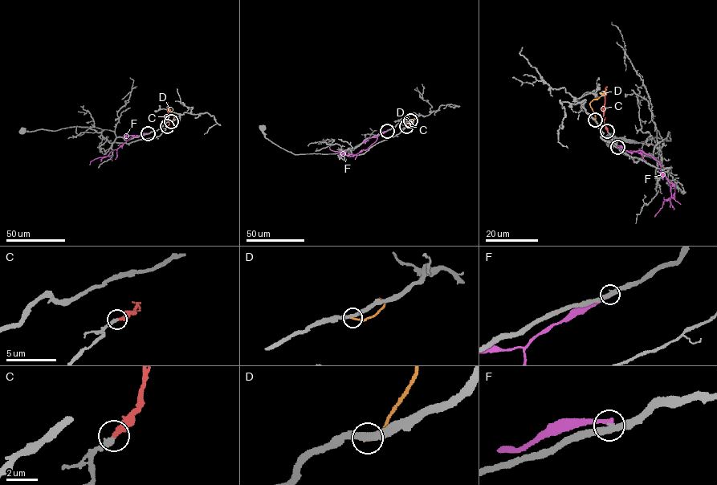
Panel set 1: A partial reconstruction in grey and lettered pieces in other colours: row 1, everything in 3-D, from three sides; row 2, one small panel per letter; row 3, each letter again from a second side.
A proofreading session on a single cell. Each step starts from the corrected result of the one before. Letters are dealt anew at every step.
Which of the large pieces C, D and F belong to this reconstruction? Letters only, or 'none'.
C

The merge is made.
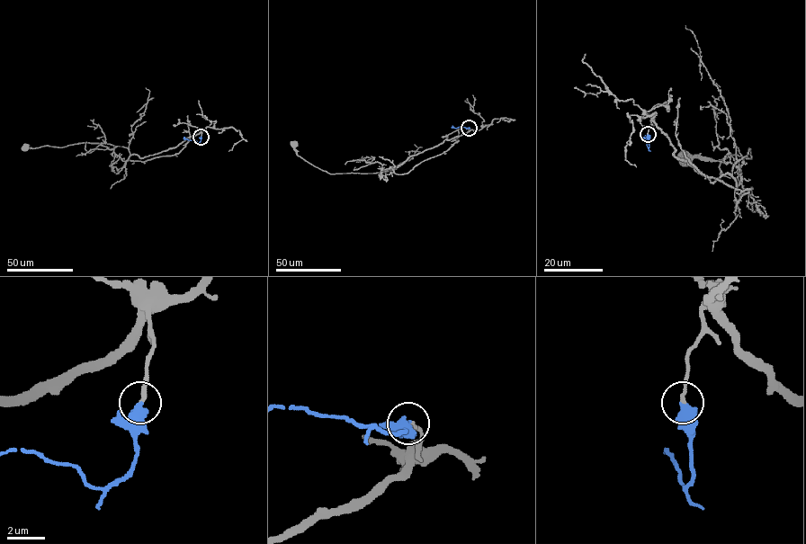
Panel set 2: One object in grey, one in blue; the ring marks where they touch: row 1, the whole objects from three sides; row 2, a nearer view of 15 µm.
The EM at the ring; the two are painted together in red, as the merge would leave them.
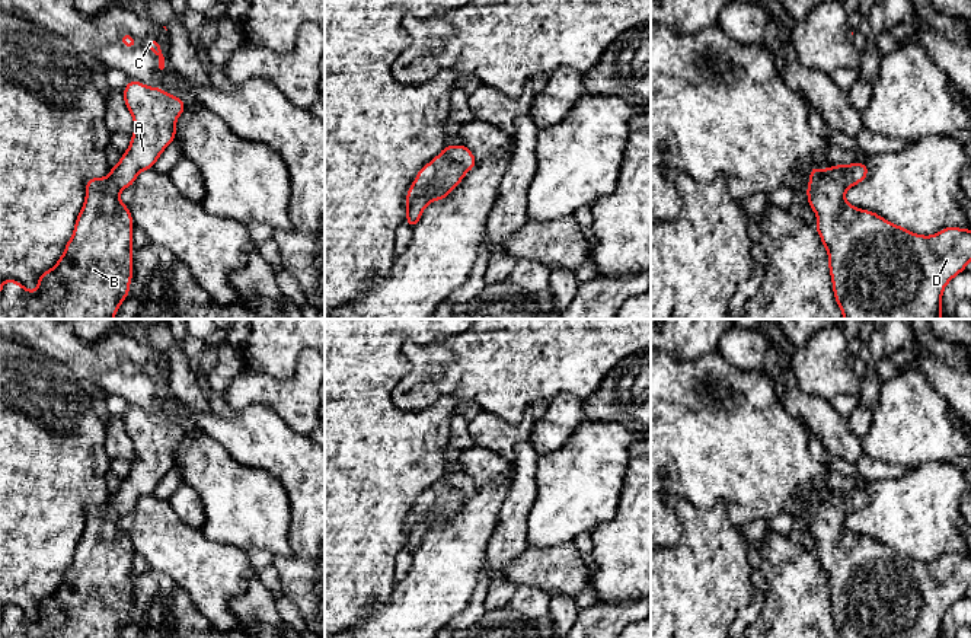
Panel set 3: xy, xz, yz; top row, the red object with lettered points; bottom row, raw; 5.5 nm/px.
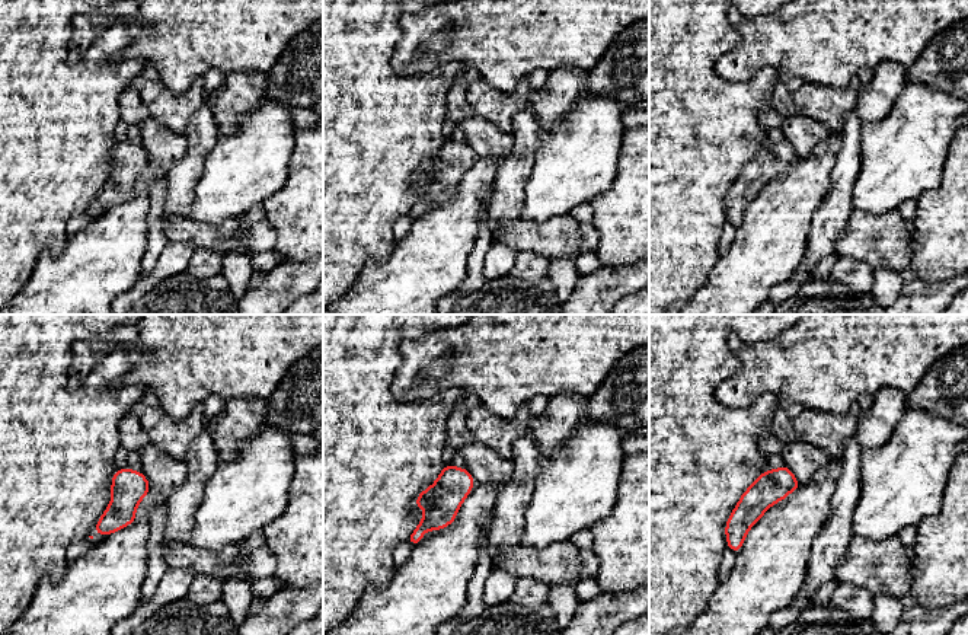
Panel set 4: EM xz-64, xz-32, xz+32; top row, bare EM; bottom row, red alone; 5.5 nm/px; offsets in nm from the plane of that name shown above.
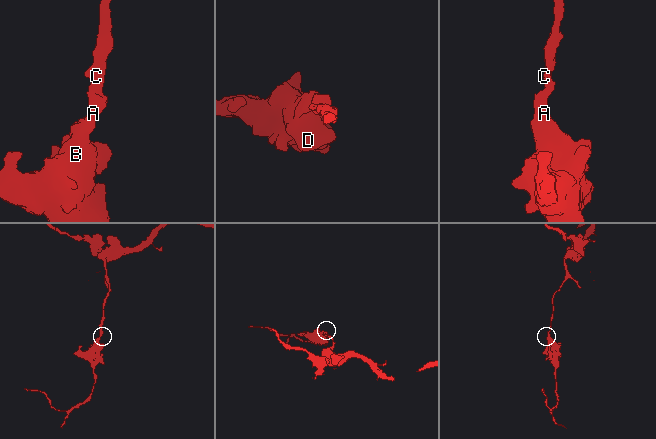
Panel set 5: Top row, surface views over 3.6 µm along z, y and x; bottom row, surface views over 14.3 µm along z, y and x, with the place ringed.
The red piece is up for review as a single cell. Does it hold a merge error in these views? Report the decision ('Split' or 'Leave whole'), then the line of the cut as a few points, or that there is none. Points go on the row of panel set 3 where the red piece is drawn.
Leave whole. No split

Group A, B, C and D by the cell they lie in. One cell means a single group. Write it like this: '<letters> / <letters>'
A B C D

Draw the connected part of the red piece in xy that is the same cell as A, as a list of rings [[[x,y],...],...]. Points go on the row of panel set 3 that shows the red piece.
[[[130,80],[122,92],[134,118],[135,133],[119,163],[106,178],[86,184],[86,200],[71,239],[60,261],[38,278],[33,293],[16,280],[0,281],[0,319],[114,319],[122,300],[130,294],[132,278],[132,217],[119,192],[130,188],[138,173],[153,169],[162,151],[175,140],[175,124],[185,111],[185,102],[159,87]]]

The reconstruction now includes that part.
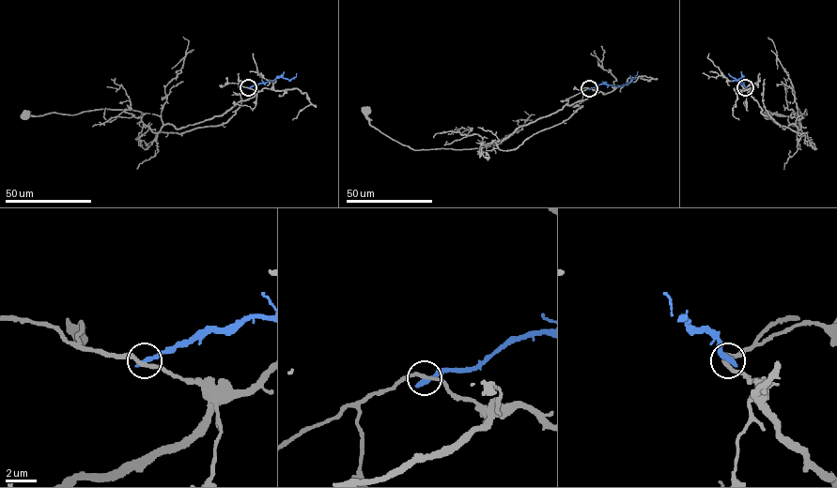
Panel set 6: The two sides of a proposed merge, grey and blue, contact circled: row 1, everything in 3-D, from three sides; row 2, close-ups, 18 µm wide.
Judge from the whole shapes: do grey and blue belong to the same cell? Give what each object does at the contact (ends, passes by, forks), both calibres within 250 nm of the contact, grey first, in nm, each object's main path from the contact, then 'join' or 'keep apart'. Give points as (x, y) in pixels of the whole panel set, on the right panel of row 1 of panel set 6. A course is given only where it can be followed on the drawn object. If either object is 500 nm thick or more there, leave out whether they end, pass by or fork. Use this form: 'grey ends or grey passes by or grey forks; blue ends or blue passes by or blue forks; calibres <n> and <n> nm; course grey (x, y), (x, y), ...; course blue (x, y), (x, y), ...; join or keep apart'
grey passes by; blue ends; calibres 240 and 380 nm; course grey (745, 87), (761, 113), (782, 129), (793, 124), (798, 132), (805, 109), (807, 114), (767, 114); course blue (745, 87), (740, 83), (742, 76), (736, 80), (728, 73); keep apart

